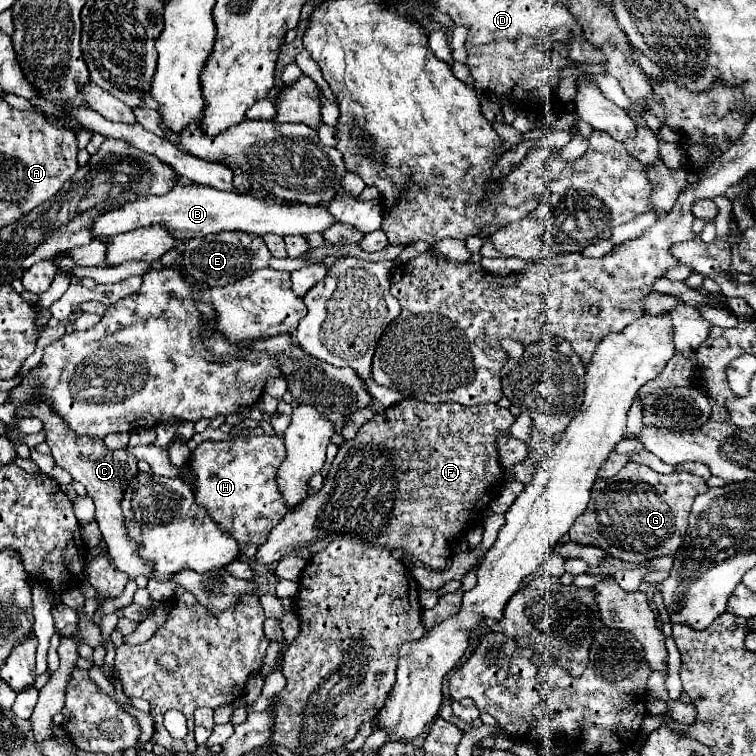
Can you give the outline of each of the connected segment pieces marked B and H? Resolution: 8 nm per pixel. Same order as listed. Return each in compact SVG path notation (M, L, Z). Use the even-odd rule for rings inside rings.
M175 185L165 195L137 197L133 203L121 205L119 209L111 209L95 217L91 223L91 235L93 239L99 239L99 237L113 237L119 233L127 233L139 227L161 225L177 241L205 237L209 233L221 233L221 231L243 231L243 233L253 233L253 235L275 233L275 235L285 237L285 235L305 235L309 231L323 231L331 225L329 217L331 213L323 209L321 205L305 205L297 201L289 205L281 205L281 203L267 203L263 201L261 195L235 195L235 193L211 189L207 185L193 185L193 187Z
M279 435L235 437L229 443L203 441L193 449L189 467L197 475L195 501L211 513L221 529L237 539L239 547L245 547L249 543L261 545L269 529L275 527L275 523L279 523L287 513L287 505L283 503L275 481L277 469L283 463L283 455L285 447Z

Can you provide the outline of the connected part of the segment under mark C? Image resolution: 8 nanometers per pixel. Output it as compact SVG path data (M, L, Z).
M27 401L27 409L23 409L23 413L19 413L19 415L21 417L37 417L43 421L45 441L51 449L55 463L59 467L63 467L65 471L69 471L73 475L73 479L79 481L87 489L87 495L93 499L93 503L97 507L95 519L99 523L103 539L107 543L109 555L115 559L115 569L127 573L129 577L143 575L143 577L151 579L151 565L147 565L147 561L143 561L139 557L135 541L131 541L127 537L127 527L125 527L123 511L121 511L121 499L125 493L125 485L127 485L127 481L131 481L135 477L135 473L139 473L137 457L127 453L127 449L109 451L105 447L103 439L99 439L99 437L77 435L75 431L69 429L67 421L63 421L63 417L59 417L51 409L51 405L47 405L47 401Z

